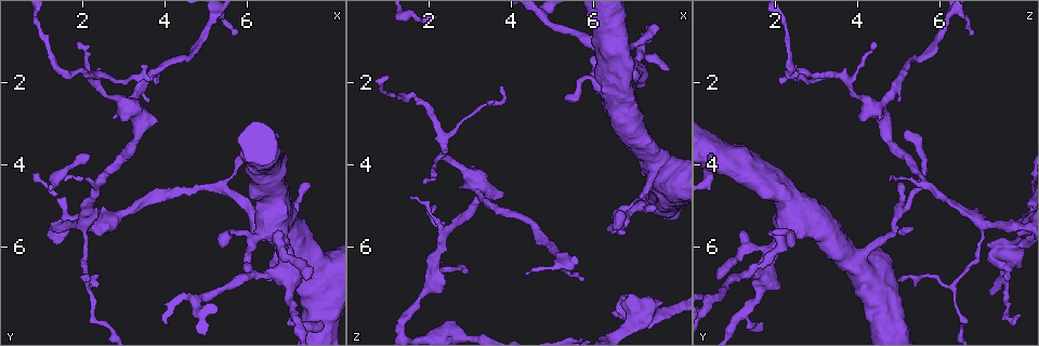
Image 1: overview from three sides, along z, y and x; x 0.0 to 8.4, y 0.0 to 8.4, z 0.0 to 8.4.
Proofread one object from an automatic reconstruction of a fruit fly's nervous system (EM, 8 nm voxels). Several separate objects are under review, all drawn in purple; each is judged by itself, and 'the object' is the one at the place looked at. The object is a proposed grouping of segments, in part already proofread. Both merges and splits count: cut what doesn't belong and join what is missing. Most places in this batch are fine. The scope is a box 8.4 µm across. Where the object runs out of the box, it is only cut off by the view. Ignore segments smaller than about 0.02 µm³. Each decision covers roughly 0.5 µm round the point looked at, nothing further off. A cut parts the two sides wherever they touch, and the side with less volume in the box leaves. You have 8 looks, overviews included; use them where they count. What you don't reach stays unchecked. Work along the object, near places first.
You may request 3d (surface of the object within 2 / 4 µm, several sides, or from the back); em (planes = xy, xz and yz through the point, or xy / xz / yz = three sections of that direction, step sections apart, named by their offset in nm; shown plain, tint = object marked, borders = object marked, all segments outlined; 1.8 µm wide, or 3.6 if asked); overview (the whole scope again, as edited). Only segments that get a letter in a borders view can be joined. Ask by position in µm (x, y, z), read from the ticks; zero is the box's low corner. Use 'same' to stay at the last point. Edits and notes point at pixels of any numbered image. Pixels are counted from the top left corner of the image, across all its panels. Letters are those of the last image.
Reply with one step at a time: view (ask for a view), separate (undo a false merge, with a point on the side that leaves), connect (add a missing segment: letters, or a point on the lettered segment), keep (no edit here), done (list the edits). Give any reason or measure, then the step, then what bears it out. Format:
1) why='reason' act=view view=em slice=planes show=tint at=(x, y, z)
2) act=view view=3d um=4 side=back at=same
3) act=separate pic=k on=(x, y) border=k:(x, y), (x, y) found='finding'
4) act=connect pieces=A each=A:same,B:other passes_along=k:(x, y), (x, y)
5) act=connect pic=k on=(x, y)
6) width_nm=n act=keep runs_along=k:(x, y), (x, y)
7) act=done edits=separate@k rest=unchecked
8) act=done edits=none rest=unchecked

why='an open end' act=view view=3d um=4 at=(7.45, 6.80, 0.60)

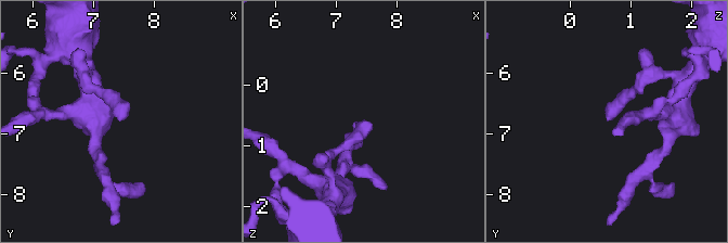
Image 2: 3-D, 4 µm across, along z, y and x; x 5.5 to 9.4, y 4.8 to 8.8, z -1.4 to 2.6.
act=view view=em slice=yz step=16 show=tint at=(7.40, 6.80, 0.60)

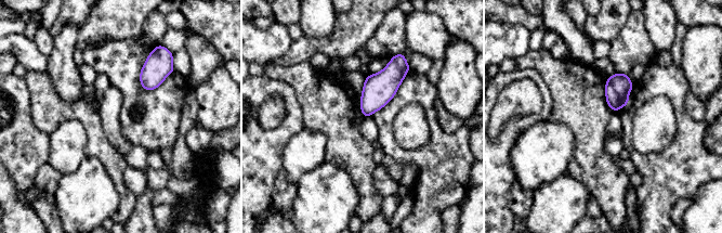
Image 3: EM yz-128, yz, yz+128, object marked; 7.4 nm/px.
act=view view=em slice=planes show=borders at=same

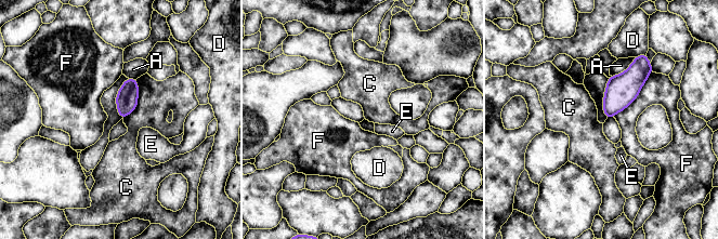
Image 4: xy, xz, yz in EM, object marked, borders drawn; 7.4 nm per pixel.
width_nm=160 act=keep each=A:other,C:other,D:other,E:other,F:other border=4:(136, 79), (138, 105), (122, 118) found='no lettered segment goes on from it'

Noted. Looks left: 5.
why='touches itself' act=view view=3d um=4 at=(6.05, 6.35, 1.85)

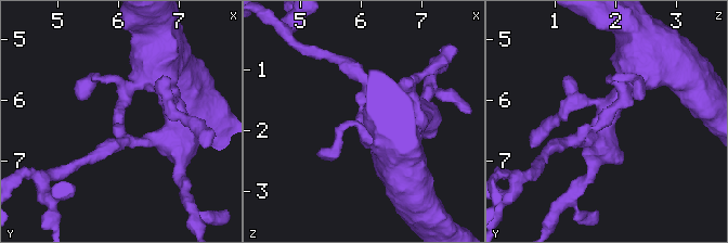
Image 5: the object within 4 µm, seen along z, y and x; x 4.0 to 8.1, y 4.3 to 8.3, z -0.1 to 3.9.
why='now the EM' act=view view=em slice=planes show=borders at=(6.05, 6.35, 1.80)

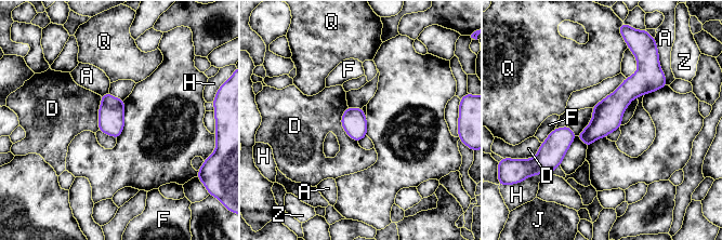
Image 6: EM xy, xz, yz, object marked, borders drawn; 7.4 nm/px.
act=keep each=A:other,D:other,F:other,H:other,J:other,Q:other,Z:other border=6:(100, 130), (116, 138) found='one cell here'

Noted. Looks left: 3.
act=view view=3d um=4 at=(6.50, 5.50, 5.40)

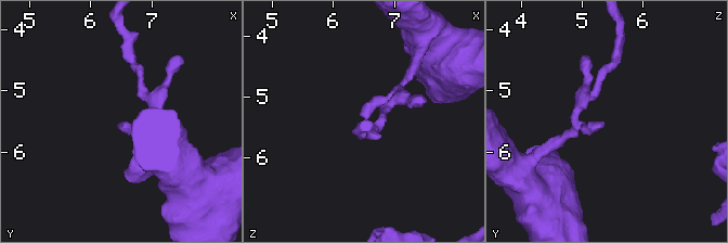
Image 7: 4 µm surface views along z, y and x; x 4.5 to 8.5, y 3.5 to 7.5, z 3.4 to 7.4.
why='need the tissue' act=view view=em slice=planes show=borders at=(6.55, 5.55, 5.35)

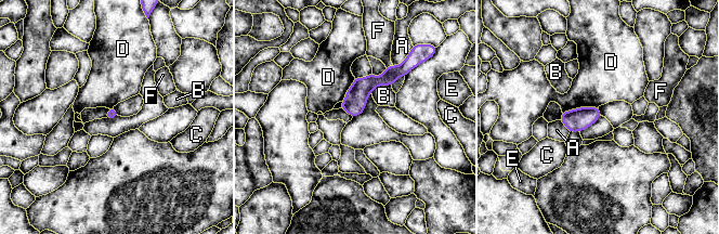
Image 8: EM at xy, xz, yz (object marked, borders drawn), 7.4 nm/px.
longest_contact=D:280nm act=keep each=A:other,B:other,C:other,D:other,E:other,F:other runs_along=8:(404, 72), (370, 81), (344, 106) found='none of them fits'

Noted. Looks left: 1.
act=done edits=none rest=unchecked

